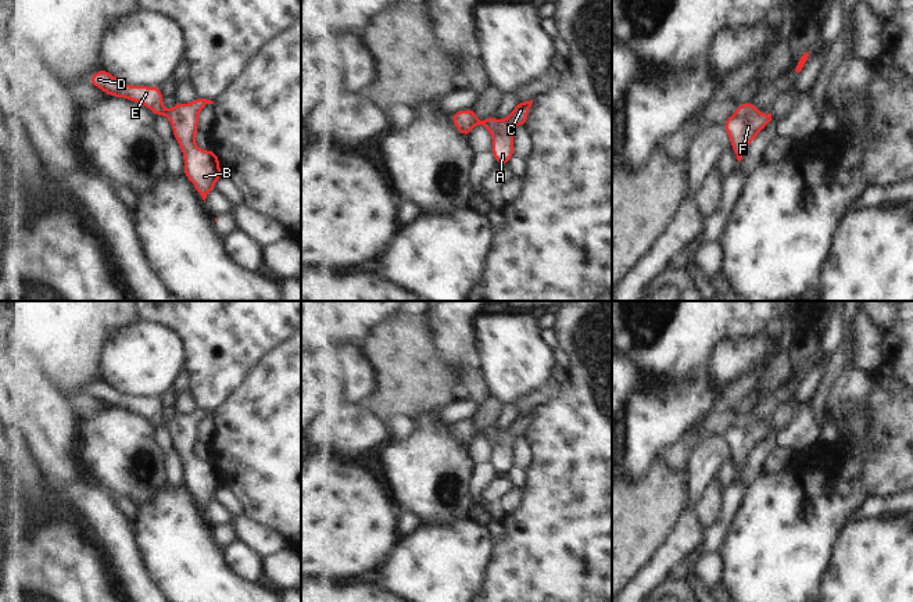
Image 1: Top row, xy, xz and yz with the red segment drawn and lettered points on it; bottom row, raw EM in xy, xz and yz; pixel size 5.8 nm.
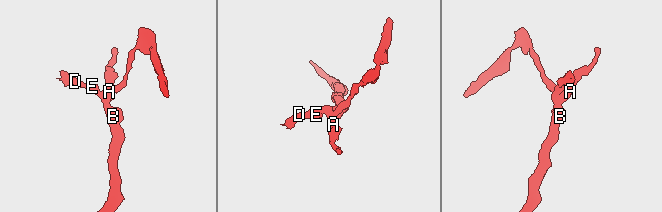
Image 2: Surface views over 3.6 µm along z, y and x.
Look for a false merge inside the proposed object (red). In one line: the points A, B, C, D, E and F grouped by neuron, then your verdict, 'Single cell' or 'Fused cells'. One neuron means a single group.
Groups: A B C D E F. Single cell

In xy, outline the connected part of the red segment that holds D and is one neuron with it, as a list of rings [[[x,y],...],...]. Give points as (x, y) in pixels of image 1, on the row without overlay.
[[[104,380],[96,383],[87,393],[101,399],[105,405],[140,413],[150,419],[157,427],[165,426],[169,430],[173,440],[173,448],[178,451],[183,463],[183,485],[189,488],[205,513],[207,506],[215,499],[215,494],[222,484],[218,466],[212,461],[204,462],[200,459],[194,454],[194,448],[198,442],[197,429],[200,422],[205,415],[214,415],[214,412],[197,408],[193,413],[176,413],[173,419],[165,422],[161,397],[130,397],[122,394],[118,388]]]

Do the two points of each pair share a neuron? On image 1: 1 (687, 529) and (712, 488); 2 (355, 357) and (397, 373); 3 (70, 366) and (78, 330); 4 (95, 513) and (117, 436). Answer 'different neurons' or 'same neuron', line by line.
1: different neurons
2: different neurons
3: same neuron
4: different neurons

